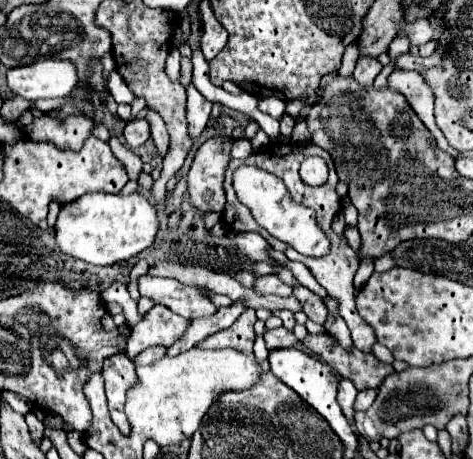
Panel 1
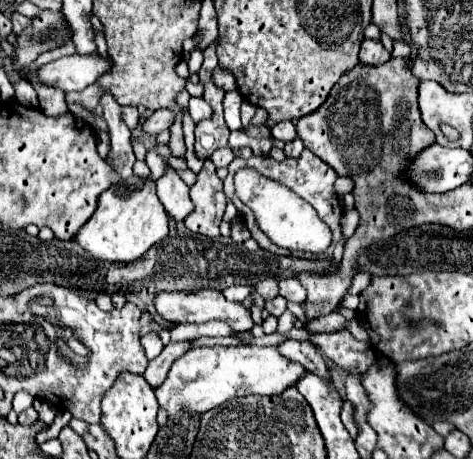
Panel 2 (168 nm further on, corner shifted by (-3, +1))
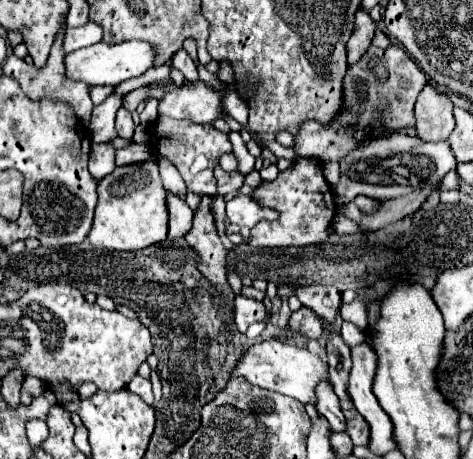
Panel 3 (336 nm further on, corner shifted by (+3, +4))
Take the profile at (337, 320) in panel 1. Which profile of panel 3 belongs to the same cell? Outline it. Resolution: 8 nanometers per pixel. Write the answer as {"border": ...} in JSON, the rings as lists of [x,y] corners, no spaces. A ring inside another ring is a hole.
{"border":[[[328,380],[320,382],[316,386],[316,410],[330,422],[334,432],[342,432],[344,430],[344,414],[338,406],[338,396],[332,390],[332,384]]]}

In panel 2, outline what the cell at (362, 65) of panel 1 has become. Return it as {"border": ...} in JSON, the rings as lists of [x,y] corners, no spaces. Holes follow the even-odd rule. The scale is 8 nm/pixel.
{"border":[[[372,39],[362,41],[360,63],[378,65],[378,63],[384,63],[386,59],[390,59],[390,53],[388,53],[388,49],[384,49],[384,45],[380,41],[372,41]]]}

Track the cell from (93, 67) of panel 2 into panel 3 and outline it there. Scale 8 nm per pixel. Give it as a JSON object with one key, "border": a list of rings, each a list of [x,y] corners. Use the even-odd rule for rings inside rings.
{"border":[[[130,40],[130,42],[116,44],[116,46],[98,42],[92,46],[80,48],[72,54],[66,54],[64,58],[66,76],[70,76],[70,80],[76,80],[76,82],[86,82],[88,86],[100,86],[100,84],[118,86],[124,80],[144,74],[148,68],[152,68],[152,64],[154,64],[154,50],[150,44],[140,42],[140,40]]]}

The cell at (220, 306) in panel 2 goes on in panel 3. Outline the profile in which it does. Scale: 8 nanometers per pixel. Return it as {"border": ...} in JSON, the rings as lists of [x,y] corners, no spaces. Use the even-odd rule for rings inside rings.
{"border":[[[236,296],[234,298],[234,324],[240,332],[246,332],[250,324],[260,322],[268,316],[266,308],[262,302],[244,298],[244,296]]]}

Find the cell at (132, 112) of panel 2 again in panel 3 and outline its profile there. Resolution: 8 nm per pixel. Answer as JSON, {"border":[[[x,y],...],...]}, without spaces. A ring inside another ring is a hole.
{"border":[[[120,108],[118,114],[116,114],[116,130],[118,130],[118,136],[122,138],[132,138],[134,134],[134,122],[132,122],[132,114],[126,110],[126,108]]]}

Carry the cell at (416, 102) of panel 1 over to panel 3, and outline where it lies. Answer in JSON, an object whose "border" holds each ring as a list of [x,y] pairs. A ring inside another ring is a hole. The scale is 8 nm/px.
{"border":[[[426,84],[416,100],[416,130],[424,142],[448,140],[454,128],[454,104],[444,92]]]}

